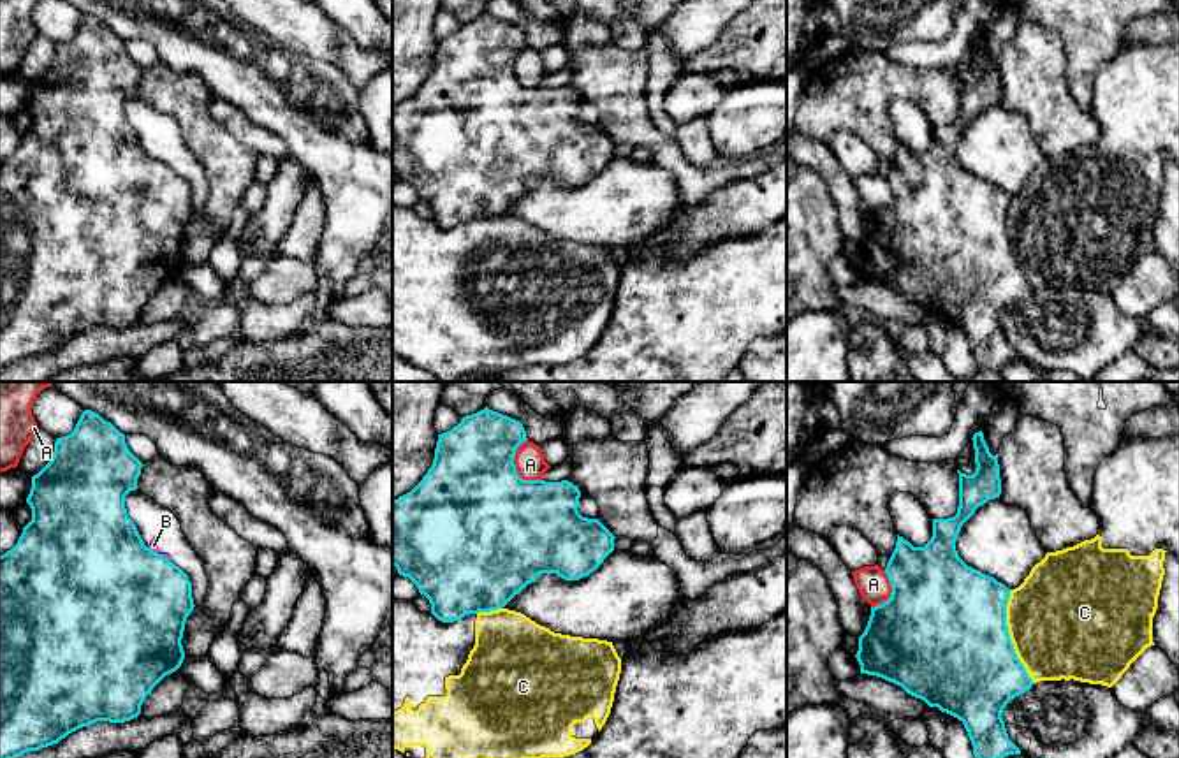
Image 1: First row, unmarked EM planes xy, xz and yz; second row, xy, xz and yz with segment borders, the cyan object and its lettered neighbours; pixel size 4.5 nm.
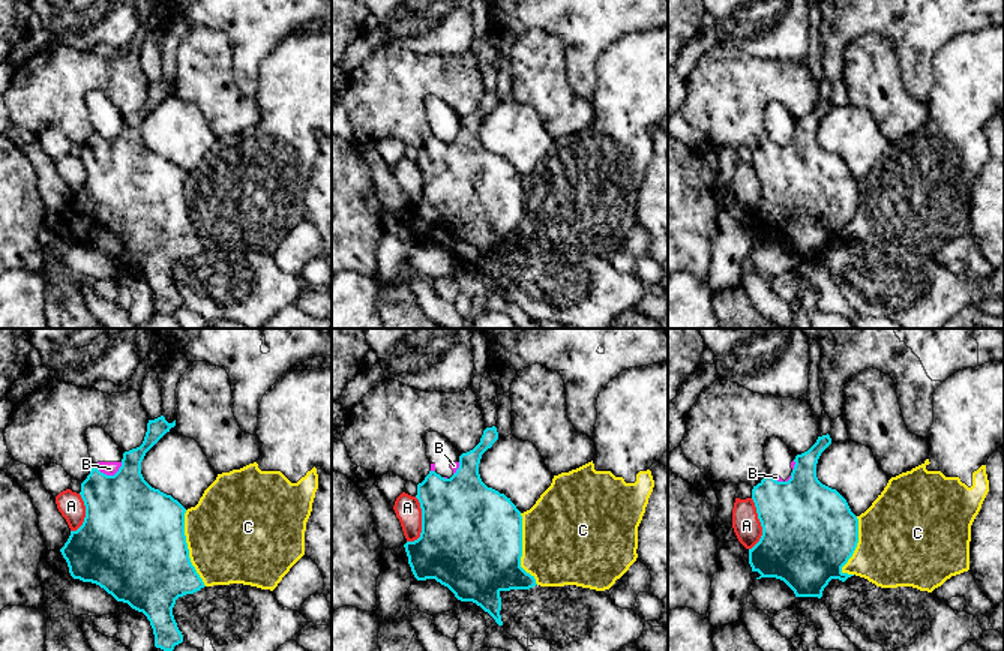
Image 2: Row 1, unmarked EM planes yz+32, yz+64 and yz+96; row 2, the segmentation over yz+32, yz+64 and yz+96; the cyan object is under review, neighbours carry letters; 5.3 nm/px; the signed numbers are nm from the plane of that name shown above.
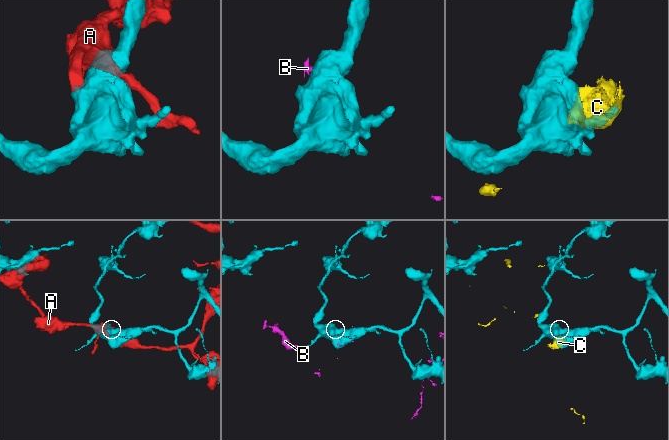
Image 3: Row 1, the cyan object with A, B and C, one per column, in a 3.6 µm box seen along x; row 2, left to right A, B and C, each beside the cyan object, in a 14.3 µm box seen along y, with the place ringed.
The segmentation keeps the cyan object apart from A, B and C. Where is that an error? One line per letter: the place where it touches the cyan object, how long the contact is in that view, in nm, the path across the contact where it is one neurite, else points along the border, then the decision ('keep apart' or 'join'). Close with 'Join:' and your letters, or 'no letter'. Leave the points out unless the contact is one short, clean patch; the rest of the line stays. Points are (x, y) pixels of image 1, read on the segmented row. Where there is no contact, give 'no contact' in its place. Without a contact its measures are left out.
A: meets cyan in xz at (514, 468); contact 220 nm long; keep apart
B: meets cyan in xy at (152, 551); contact 50 nm long; keep apart
C: meets cyan in yz at (1009, 637); contact 440 nm long; keep apart
Join: no letter

